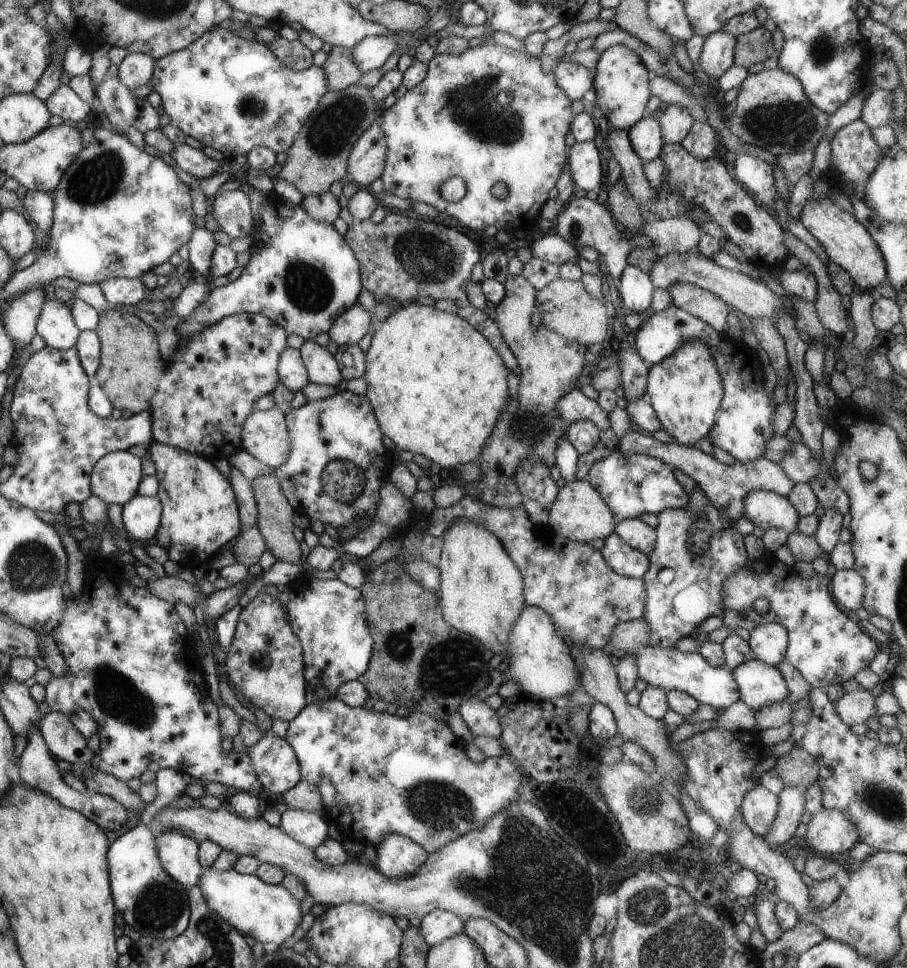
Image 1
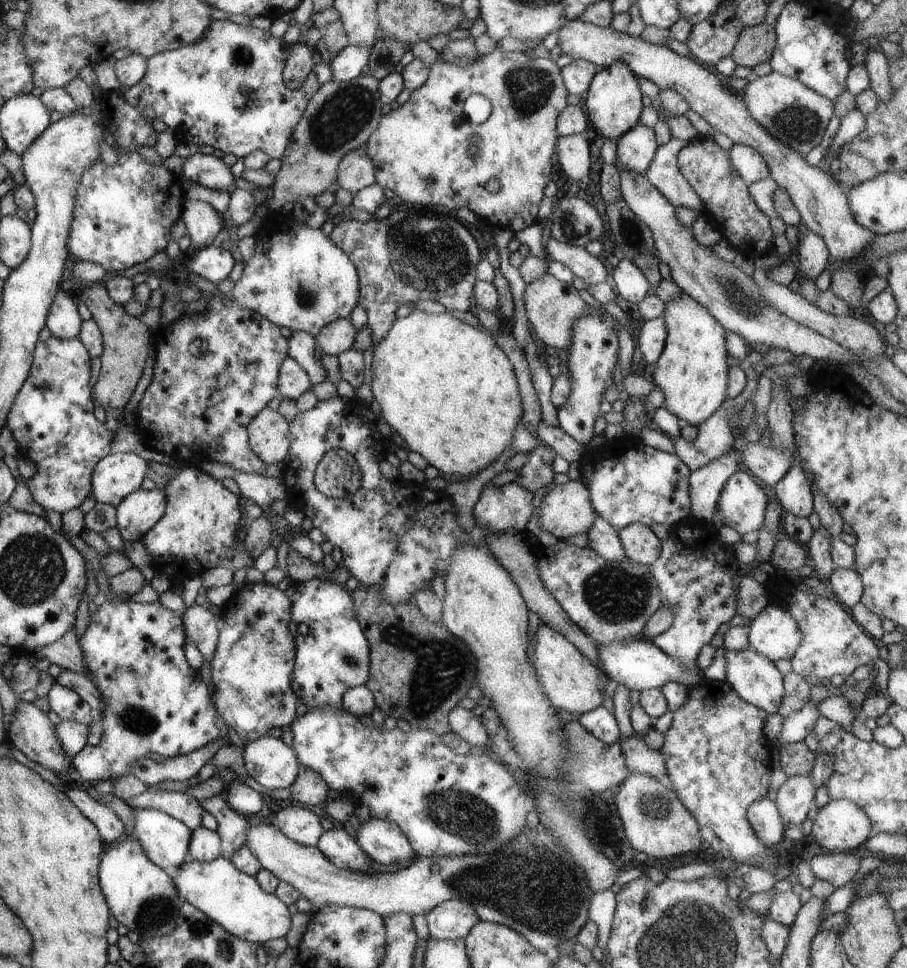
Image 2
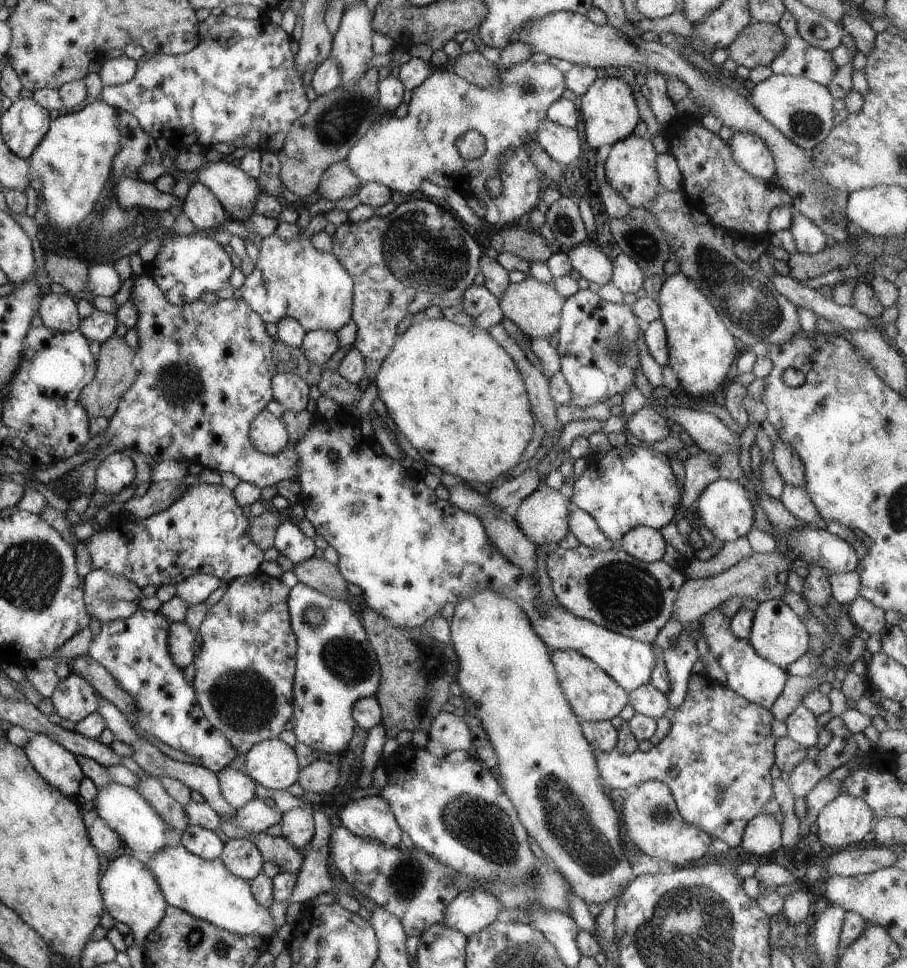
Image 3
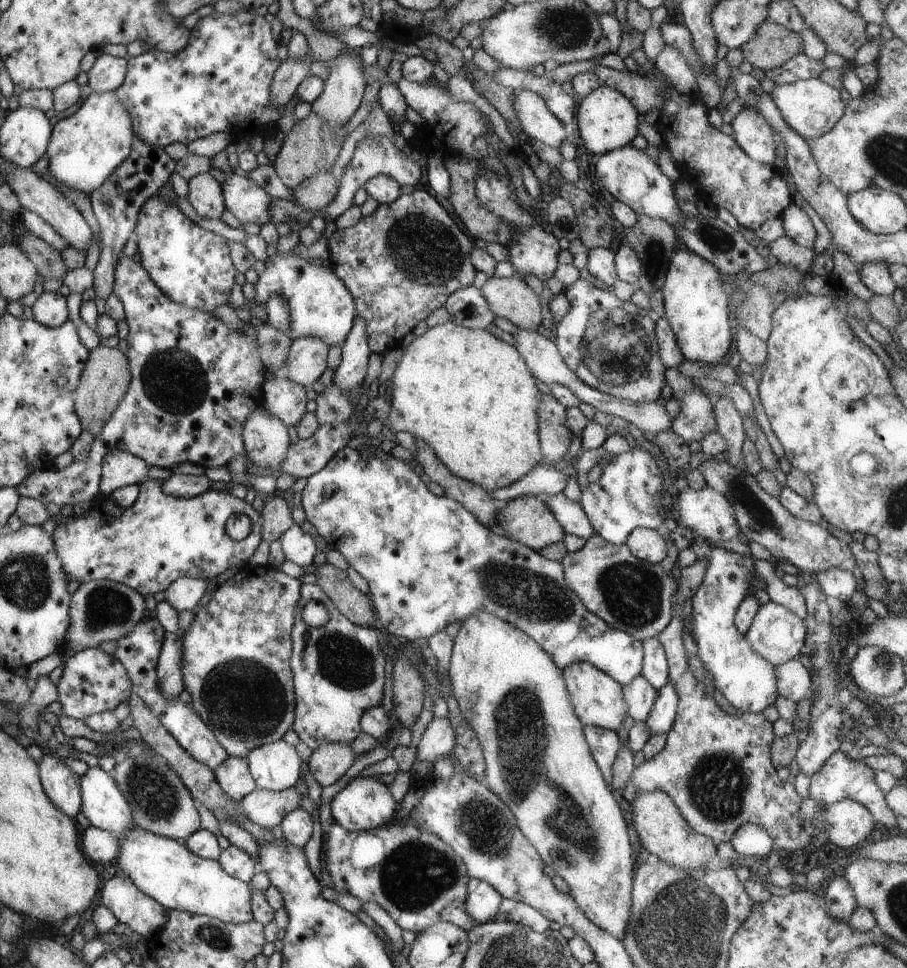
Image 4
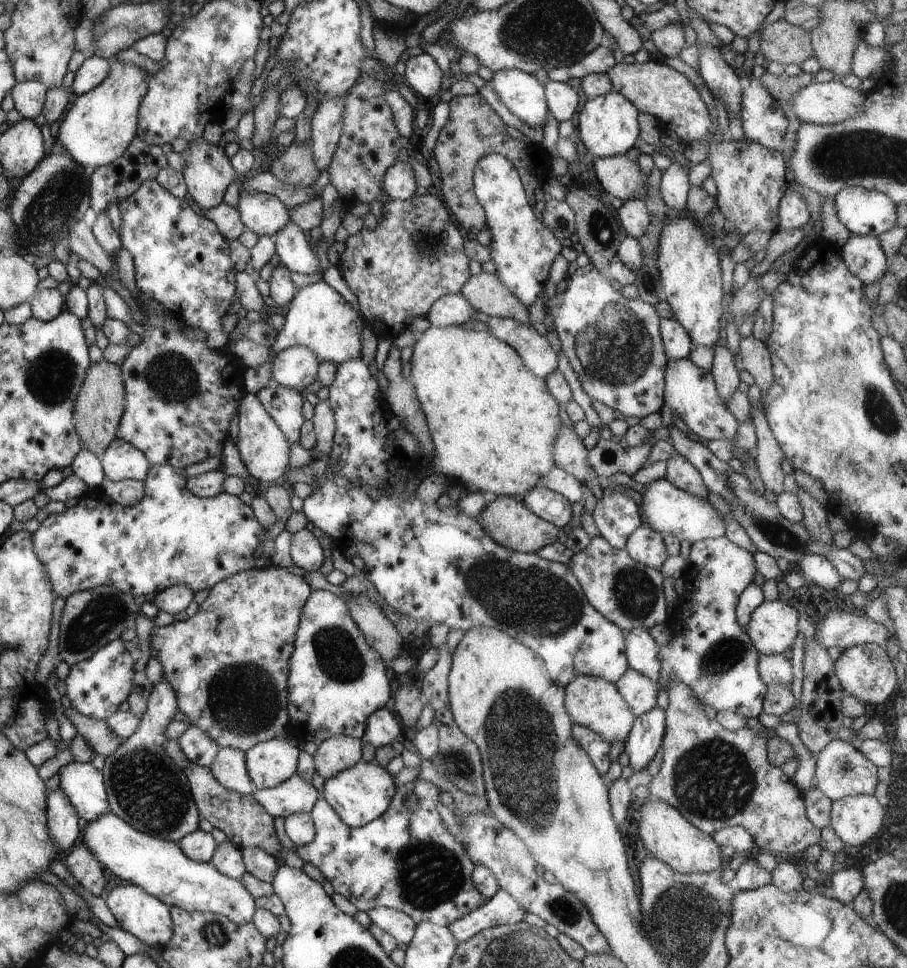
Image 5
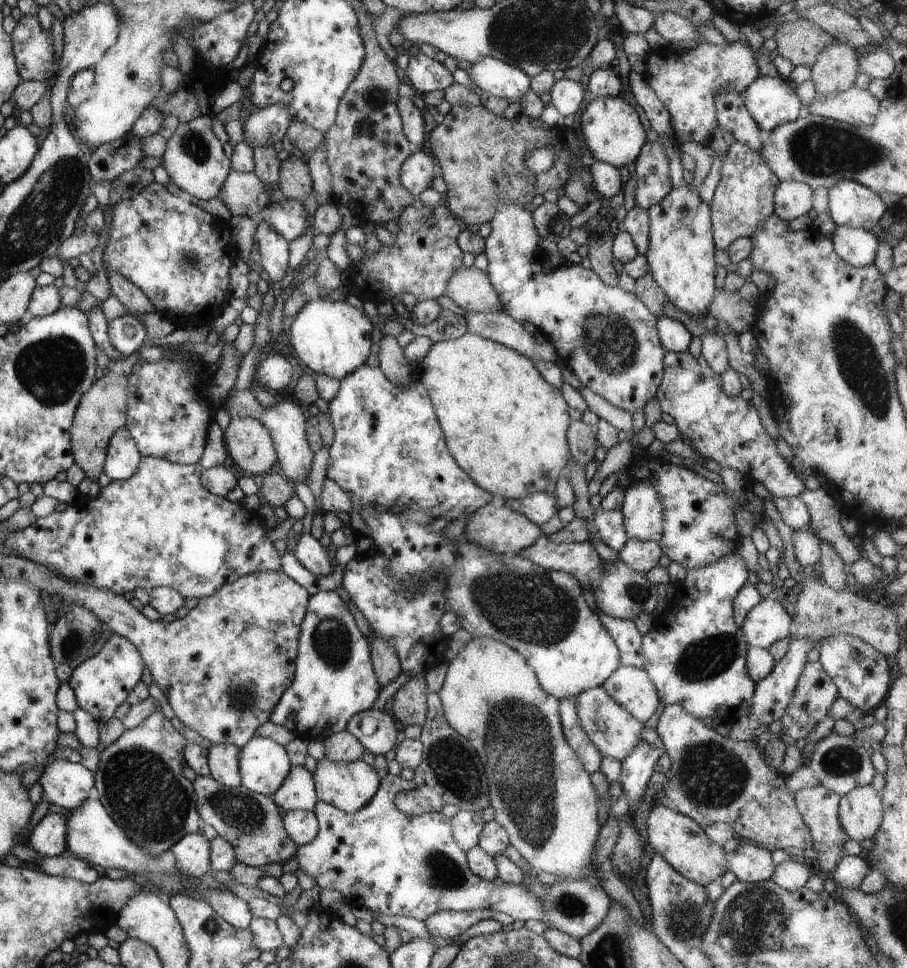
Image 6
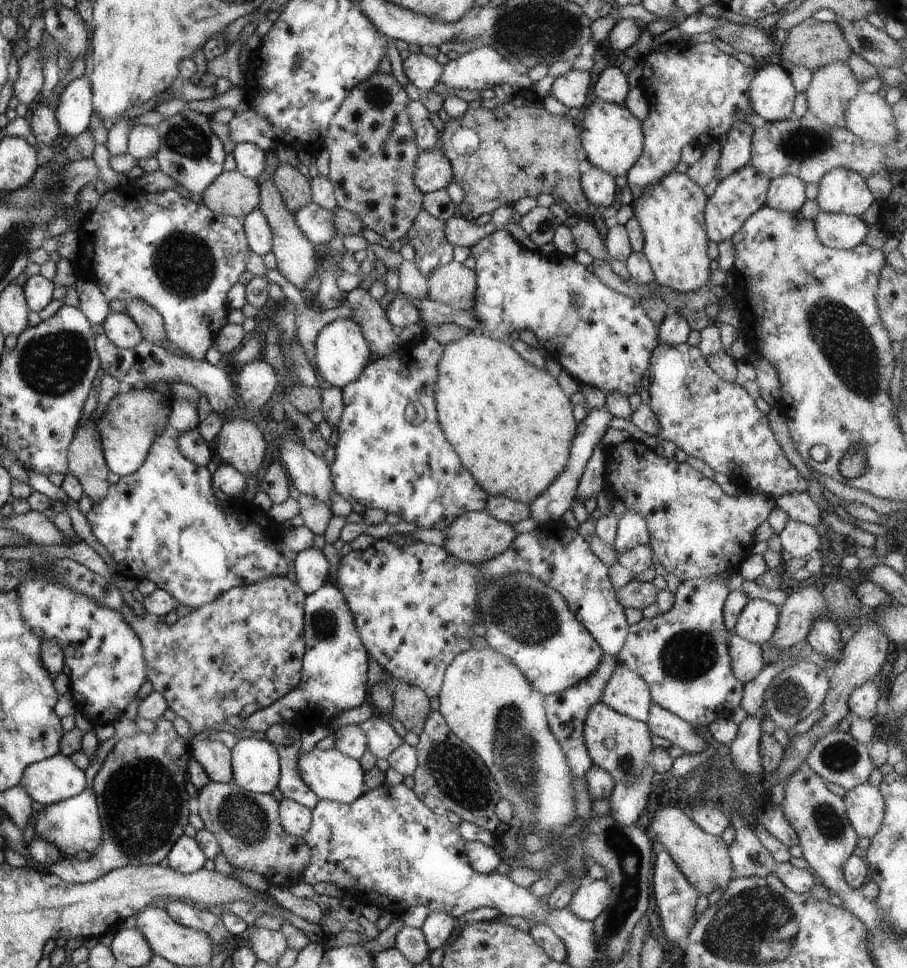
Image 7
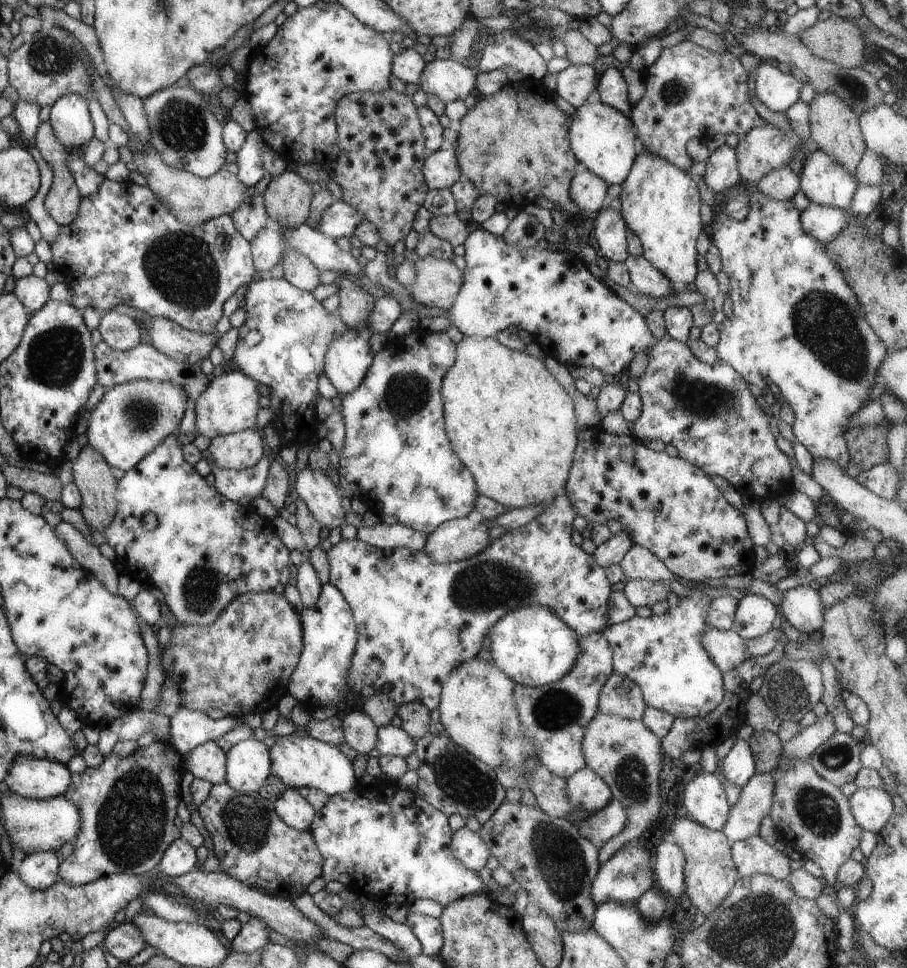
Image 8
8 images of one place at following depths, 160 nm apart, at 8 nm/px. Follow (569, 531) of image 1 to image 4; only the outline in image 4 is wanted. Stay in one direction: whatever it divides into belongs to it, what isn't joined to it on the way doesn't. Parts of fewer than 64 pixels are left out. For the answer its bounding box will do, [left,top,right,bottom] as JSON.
[497,496,565,550]

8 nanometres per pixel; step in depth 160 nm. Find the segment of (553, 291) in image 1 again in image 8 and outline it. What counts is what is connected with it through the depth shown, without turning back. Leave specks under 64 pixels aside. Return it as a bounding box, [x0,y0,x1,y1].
[409,256,463,312]

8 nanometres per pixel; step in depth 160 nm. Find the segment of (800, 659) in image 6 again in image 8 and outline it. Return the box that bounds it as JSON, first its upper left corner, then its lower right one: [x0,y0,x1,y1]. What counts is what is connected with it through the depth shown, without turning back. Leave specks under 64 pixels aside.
[722,739,755,788]

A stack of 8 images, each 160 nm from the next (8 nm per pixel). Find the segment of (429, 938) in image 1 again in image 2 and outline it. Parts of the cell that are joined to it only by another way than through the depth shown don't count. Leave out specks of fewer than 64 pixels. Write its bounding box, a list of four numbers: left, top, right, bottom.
[425,900,479,940]

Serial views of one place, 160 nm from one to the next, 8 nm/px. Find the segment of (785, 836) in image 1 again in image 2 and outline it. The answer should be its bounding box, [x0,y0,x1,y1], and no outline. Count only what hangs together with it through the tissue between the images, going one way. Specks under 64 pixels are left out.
[774,776,817,830]

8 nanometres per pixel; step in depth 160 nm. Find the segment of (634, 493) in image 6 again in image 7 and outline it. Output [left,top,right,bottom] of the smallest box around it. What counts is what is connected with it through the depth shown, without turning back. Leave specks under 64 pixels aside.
[613,509,650,553]

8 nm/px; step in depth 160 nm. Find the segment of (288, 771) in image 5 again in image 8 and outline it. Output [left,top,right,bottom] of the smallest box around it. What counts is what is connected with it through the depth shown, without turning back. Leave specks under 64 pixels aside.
[225,739,270,793]

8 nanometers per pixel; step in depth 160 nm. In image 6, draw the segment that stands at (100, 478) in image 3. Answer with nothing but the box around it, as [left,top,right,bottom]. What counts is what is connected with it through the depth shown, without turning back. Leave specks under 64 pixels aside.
[105,427,143,481]

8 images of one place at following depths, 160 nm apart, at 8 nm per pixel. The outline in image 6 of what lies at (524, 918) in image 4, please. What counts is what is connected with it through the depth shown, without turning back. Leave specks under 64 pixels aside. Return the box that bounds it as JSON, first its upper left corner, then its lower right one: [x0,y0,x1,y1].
[425,910,492,939]

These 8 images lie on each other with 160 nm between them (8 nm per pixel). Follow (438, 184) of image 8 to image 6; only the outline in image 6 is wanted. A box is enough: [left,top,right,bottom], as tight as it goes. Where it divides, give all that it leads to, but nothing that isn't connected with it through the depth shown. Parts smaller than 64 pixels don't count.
[400,149,438,198]

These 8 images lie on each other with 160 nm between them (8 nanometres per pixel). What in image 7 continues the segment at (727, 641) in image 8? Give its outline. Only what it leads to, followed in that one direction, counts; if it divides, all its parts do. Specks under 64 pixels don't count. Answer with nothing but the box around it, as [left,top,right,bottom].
[727,632,767,685]

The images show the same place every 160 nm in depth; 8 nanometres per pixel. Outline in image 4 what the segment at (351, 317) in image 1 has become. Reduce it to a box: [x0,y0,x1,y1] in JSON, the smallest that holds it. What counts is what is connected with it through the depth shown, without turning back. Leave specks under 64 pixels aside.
[286,337,330,388]

